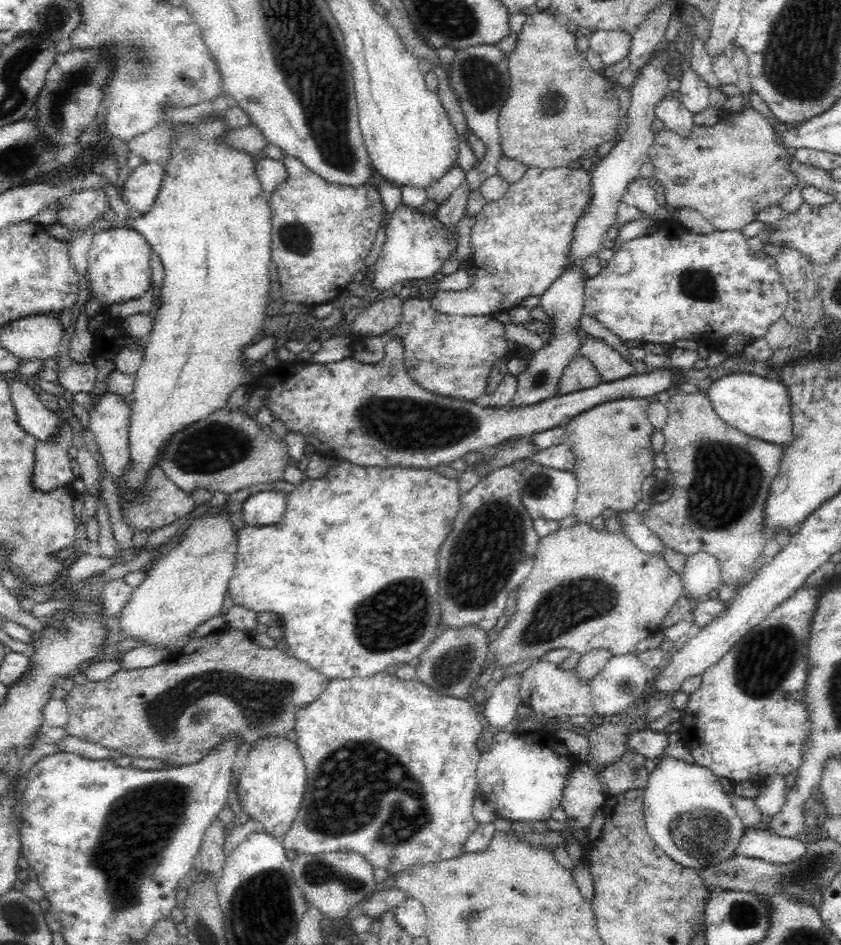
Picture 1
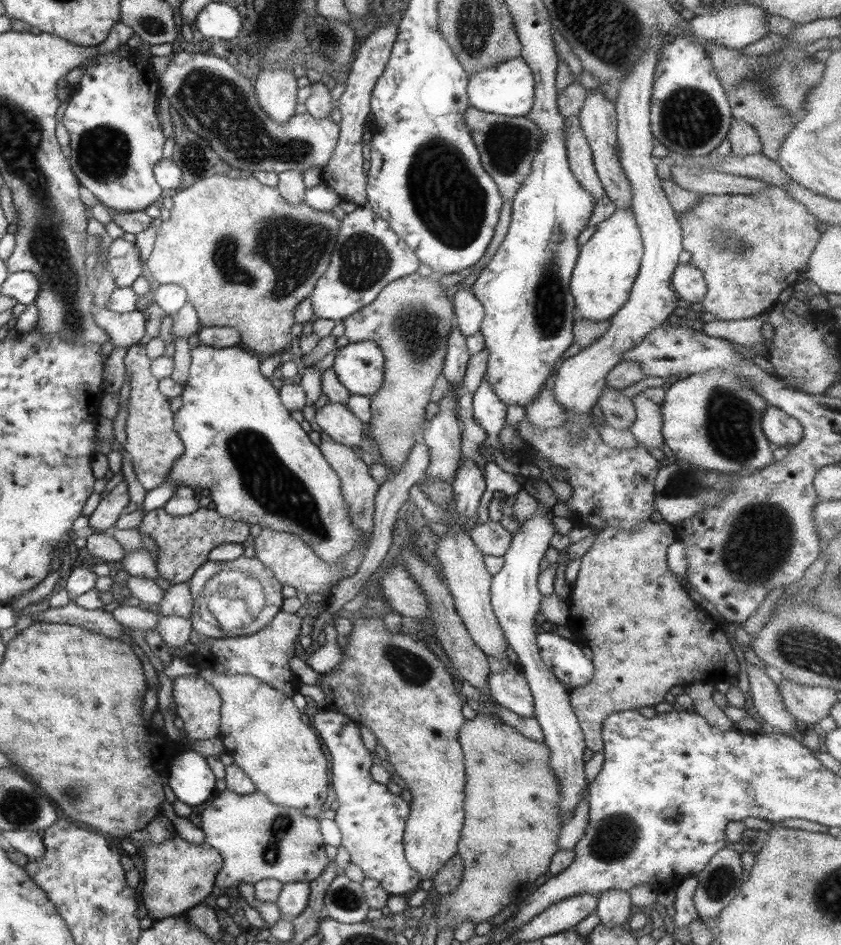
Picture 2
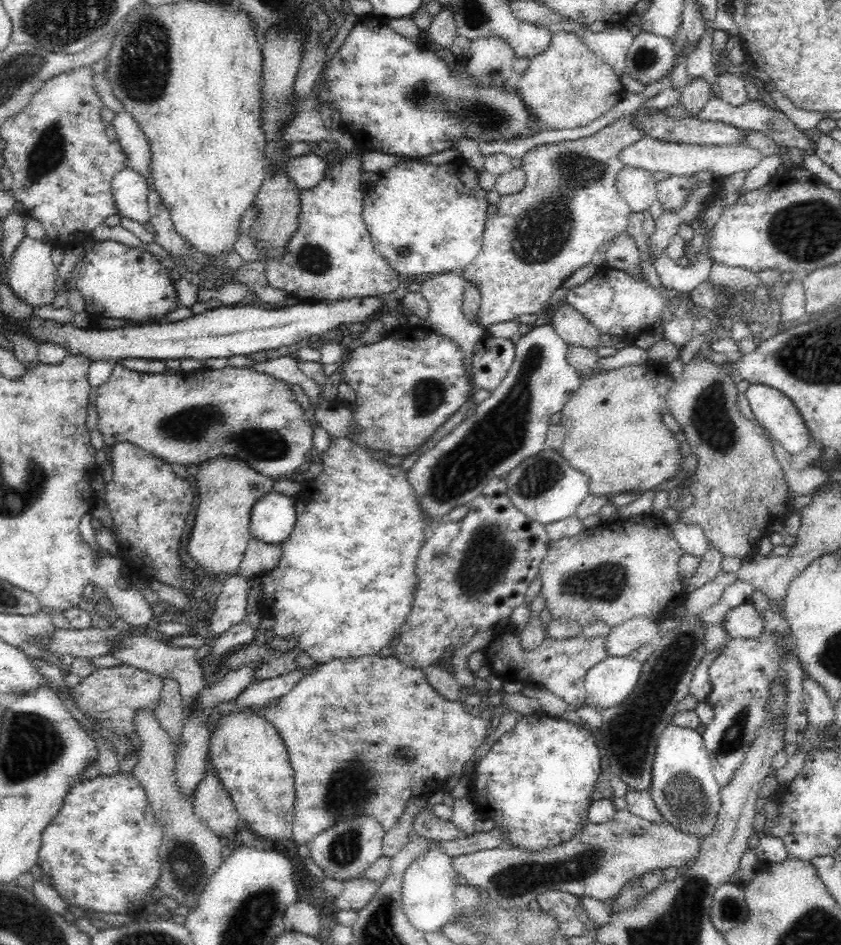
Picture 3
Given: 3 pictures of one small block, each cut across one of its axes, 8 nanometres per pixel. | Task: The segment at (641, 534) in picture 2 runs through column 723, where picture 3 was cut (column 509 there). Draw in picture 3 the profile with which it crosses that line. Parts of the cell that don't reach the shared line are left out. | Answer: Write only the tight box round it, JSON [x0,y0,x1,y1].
[486,624,607,708]

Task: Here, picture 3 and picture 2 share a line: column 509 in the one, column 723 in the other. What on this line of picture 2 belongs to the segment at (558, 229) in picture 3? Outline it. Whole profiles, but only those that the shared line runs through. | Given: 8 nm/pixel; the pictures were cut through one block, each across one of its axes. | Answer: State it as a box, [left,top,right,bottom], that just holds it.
[677,185,821,320]

